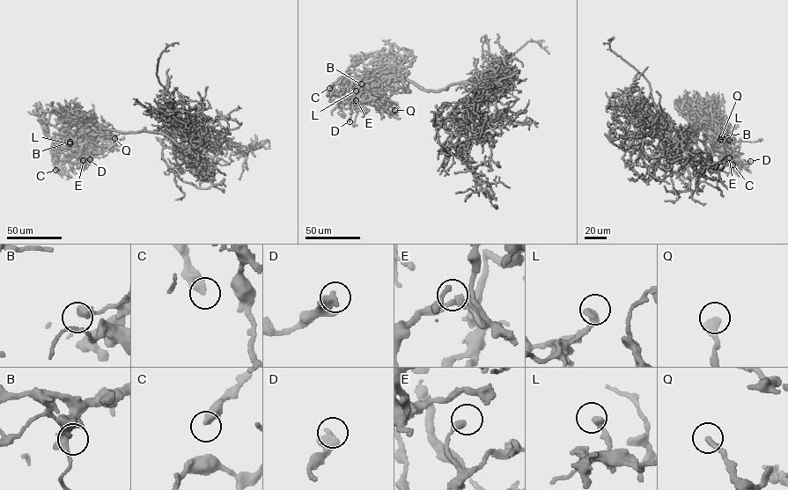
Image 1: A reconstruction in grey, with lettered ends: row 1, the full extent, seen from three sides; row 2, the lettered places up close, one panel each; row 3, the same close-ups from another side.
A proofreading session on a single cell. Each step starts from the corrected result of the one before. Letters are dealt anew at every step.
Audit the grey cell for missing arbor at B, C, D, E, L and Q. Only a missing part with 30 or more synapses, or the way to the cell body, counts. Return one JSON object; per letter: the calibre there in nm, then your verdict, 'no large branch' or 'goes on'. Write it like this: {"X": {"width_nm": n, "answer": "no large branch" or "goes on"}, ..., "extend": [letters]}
{"B": {"width_nm": 400, "answer": "no large branch"}, "C": {"width_nm": 400, "answer": "no large branch"}, "D": {"width_nm": 360, "answer": "no large branch"}, "E": {"width_nm": 220, "answer": "no large branch"}, "L": {"width_nm": 360, "answer": "no large branch"}, "Q": {"width_nm": 340, "answer": "no large branch"}, "extend": []}

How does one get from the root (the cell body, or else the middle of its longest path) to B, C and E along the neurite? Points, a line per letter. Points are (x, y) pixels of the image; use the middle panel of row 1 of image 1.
B: (464, 83), (450, 84), (436, 91), (426, 90), (401, 77), (389, 76), (366, 77), (361, 84)
C: (464, 83), (435, 91), (423, 90), (398, 76), (349, 76), (329, 88)
E: (464, 83), (426, 90), (390, 76), (381, 82), (365, 81), (357, 88), (354, 97), (359, 102), (356, 100)

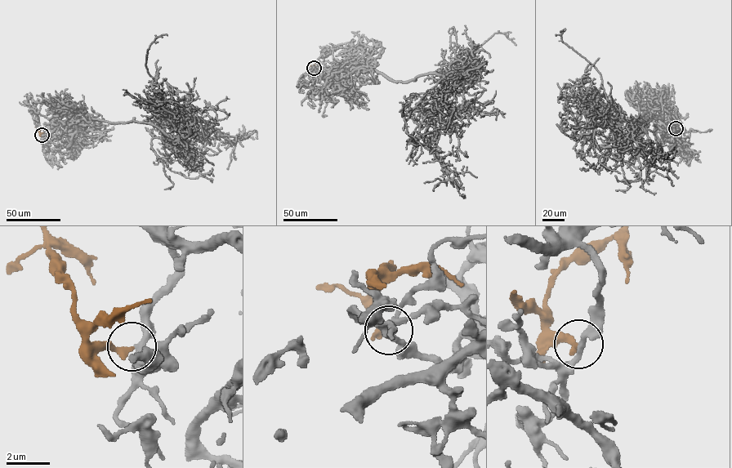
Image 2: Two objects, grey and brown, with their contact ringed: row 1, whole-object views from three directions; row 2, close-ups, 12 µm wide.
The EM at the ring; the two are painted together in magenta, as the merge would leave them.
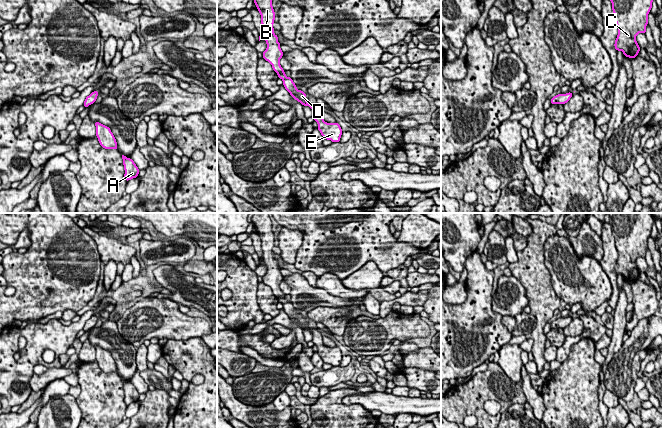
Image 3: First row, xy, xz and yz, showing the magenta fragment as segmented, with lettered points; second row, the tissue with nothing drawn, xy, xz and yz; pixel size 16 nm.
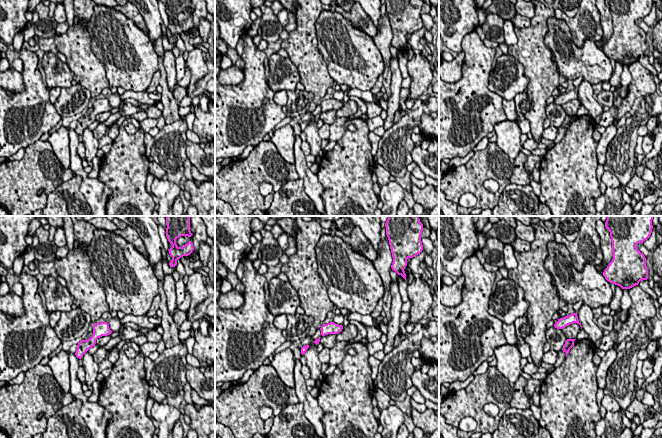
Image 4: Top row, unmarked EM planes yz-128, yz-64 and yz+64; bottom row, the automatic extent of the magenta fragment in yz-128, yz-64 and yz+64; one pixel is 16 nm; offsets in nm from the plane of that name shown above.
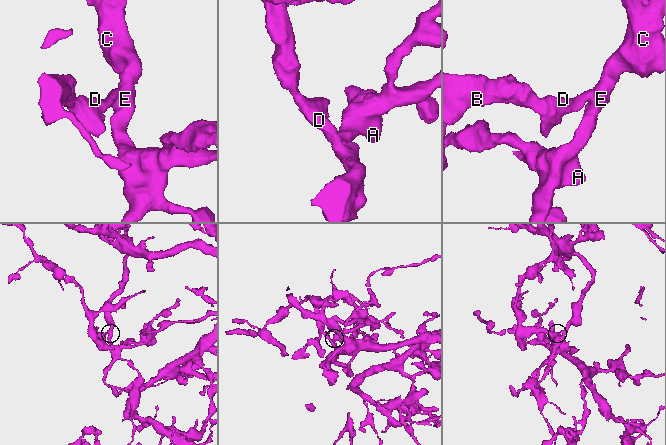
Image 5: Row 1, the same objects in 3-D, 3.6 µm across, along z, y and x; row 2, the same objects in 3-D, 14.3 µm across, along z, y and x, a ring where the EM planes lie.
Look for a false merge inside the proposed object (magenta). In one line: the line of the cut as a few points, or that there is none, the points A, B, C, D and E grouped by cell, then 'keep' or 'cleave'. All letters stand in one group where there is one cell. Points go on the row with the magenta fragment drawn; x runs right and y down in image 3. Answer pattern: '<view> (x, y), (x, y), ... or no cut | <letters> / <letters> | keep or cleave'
no cut | A B C D E | keep

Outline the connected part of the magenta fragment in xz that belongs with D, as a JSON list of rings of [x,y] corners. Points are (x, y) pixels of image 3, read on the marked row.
[[[254,0],[254,4],[261,15],[261,24],[263,27],[263,35],[261,37],[259,36],[259,41],[263,38],[267,44],[266,50],[262,53],[263,59],[272,65],[273,70],[277,73],[278,77],[283,80],[283,86],[290,95],[303,106],[309,106],[312,109],[312,118],[318,123],[317,129],[323,138],[331,140],[334,143],[340,142],[342,135],[341,126],[337,122],[333,124],[325,122],[319,105],[307,102],[307,94],[296,88],[296,84],[291,77],[285,75],[285,71],[280,65],[283,52],[280,48],[281,44],[278,42],[278,36],[274,34],[273,24],[275,12],[272,2],[272,0]]]

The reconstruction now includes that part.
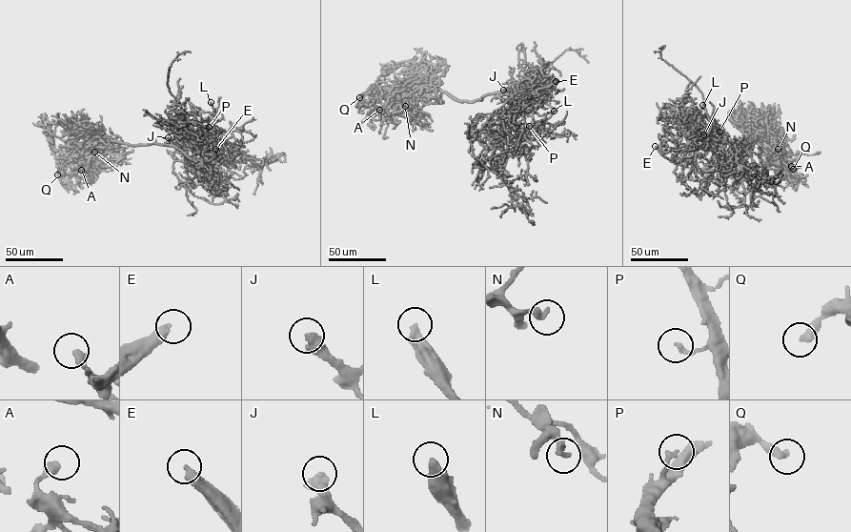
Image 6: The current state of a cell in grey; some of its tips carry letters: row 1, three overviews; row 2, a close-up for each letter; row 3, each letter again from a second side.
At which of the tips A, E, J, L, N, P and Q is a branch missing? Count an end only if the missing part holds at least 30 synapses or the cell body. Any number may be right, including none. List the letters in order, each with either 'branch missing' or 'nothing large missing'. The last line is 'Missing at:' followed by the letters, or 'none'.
A: nothing large missing
E: branch missing
J: branch missing
L: branch missing
N: nothing large missing
P: nothing large missing
Q: nothing large missing
Missing at: E, J, L

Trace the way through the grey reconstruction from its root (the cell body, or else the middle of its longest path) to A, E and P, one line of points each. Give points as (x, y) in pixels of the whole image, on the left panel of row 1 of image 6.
A: (170, 146), (101, 140), (94, 144), (93, 154), (85, 171), (82, 169), (87, 172), (81, 170)
E: (170, 146), (202, 163), (212, 160), (215, 149)
P: (170, 146), (181, 150), (199, 168), (215, 148), (212, 131), (209, 127)

